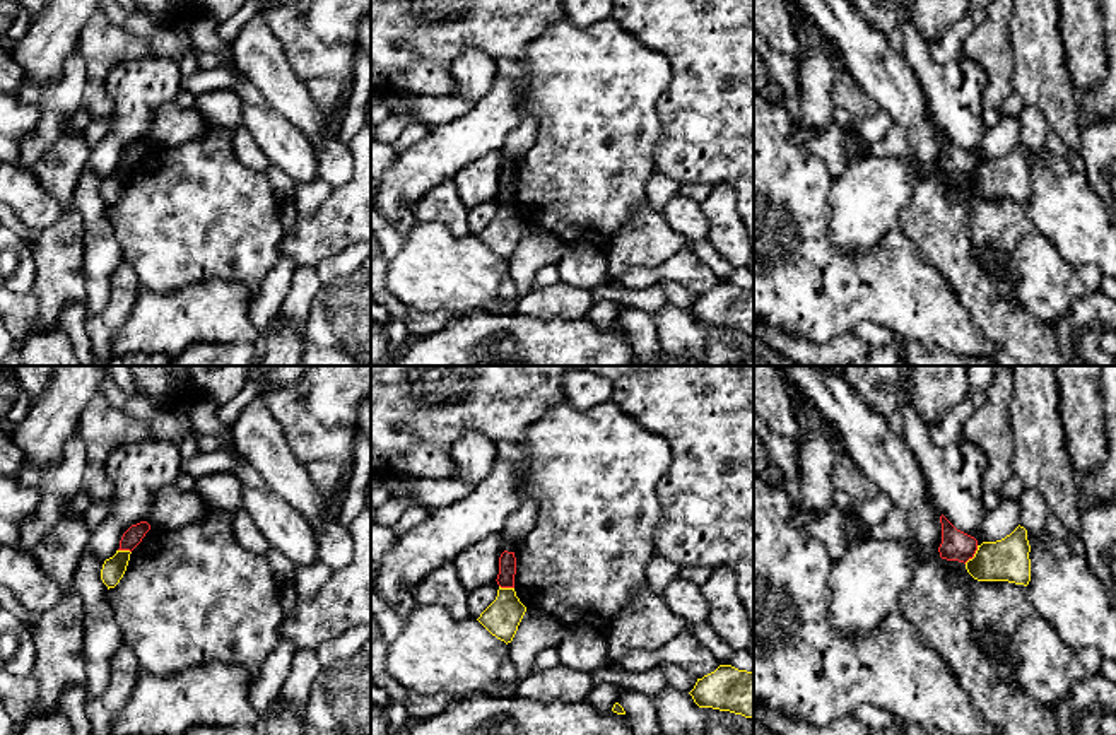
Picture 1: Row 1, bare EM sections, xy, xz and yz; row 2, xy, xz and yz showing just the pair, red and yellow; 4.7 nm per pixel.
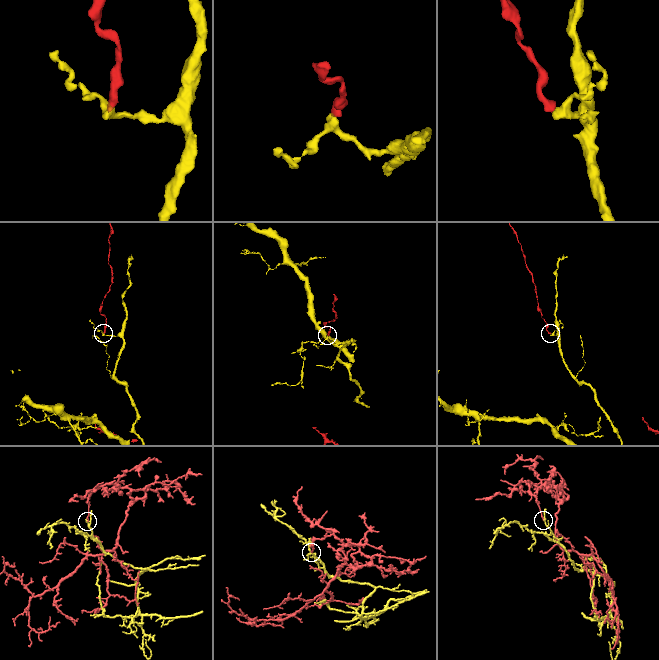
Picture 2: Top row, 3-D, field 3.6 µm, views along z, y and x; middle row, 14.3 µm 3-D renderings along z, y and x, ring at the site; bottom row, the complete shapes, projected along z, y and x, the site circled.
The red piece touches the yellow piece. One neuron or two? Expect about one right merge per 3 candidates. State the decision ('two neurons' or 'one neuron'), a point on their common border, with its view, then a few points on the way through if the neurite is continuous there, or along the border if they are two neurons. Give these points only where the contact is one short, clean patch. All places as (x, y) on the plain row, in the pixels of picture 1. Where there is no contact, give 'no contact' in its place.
two neurons | yz (973, 173) | along yz (978, 163), (976, 170), (964, 180)

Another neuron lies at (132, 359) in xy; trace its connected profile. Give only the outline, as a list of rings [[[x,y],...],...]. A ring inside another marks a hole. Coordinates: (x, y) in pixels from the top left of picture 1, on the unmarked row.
[[[128,354],[111,357],[104,366],[171,366],[171,361],[164,354]]]

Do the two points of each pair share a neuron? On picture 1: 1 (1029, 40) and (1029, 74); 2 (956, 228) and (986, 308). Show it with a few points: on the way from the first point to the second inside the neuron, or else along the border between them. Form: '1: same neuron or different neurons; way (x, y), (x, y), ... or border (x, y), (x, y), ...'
1: same neuron; way (1029, 48), (1029, 65)
2: same neuron; way (956, 248), (956, 264), (975, 288)

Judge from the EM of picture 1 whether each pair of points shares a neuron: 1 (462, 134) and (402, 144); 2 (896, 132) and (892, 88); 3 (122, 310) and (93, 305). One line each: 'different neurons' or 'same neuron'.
1: different neurons
2: different neurons
3: different neurons

